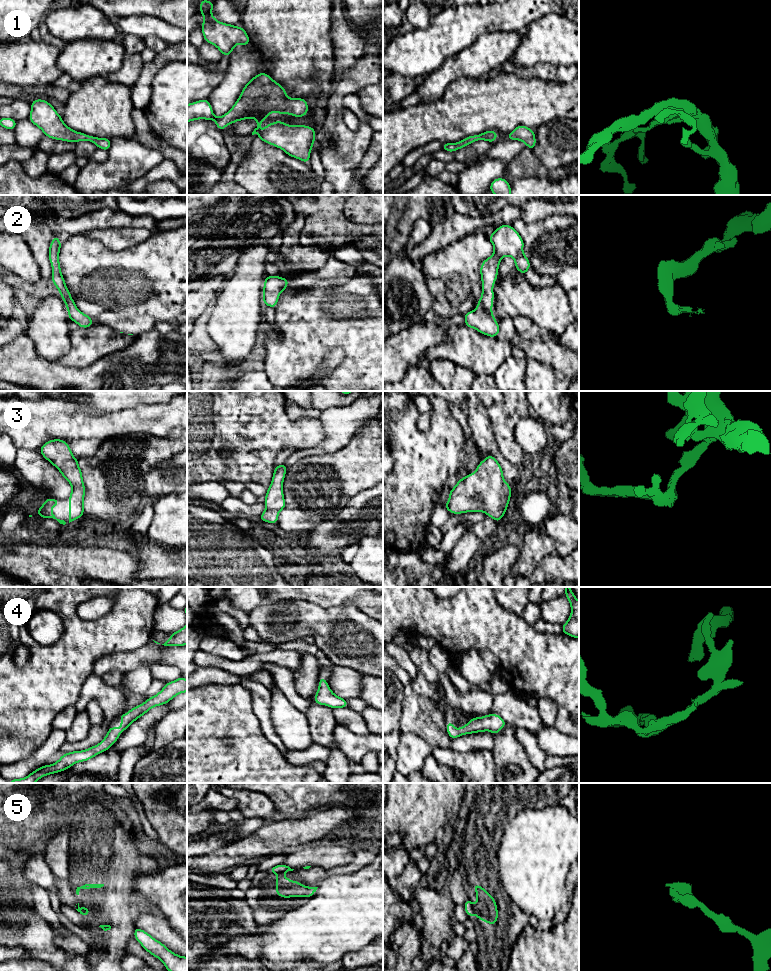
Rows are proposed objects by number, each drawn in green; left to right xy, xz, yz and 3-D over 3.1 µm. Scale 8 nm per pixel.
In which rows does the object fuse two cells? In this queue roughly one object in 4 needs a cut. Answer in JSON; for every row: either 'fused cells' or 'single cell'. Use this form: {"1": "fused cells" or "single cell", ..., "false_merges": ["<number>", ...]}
{"1": "single cell", "2": "single cell", "3": "single cell", "4": "single cell", "5": "fused cells", "false_merges": ["5"]}

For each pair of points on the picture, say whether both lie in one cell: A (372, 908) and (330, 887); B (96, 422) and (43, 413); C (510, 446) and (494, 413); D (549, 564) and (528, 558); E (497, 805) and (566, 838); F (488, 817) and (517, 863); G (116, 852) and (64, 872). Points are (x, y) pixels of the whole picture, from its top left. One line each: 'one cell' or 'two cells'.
A: one cell
B: one cell
C: one cell
D: two cells
E: two cells
F: two cells
G: two cells

